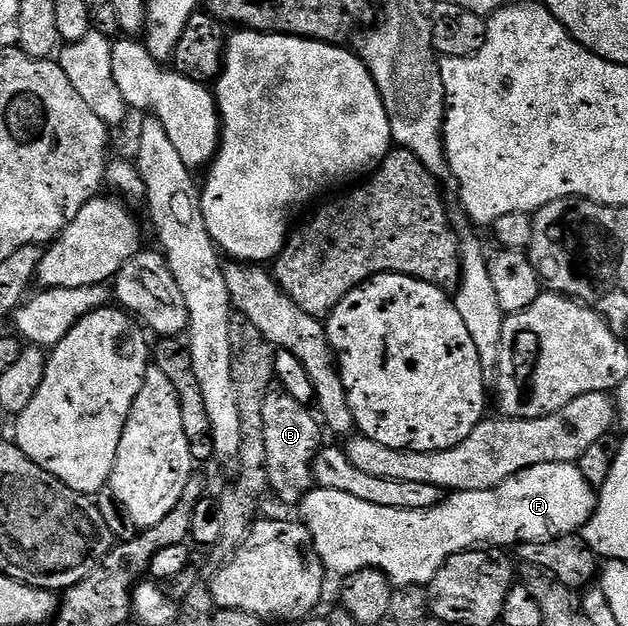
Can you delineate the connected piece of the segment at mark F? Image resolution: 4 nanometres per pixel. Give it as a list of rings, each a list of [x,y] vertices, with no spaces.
[[[556,461],[555,463],[539,463],[539,467],[527,467],[519,475],[515,475],[511,479],[507,479],[499,487],[488,489],[487,491],[467,491],[466,493],[455,493],[446,496],[441,504],[431,507],[430,509],[396,509],[395,507],[378,507],[376,503],[367,503],[363,499],[355,499],[355,495],[346,495],[343,491],[331,491],[330,489],[314,489],[305,496],[299,506],[300,520],[311,531],[311,539],[313,540],[313,550],[319,555],[319,559],[324,563],[326,570],[330,574],[341,573],[340,575],[348,575],[358,573],[364,569],[378,569],[380,573],[386,573],[389,580],[394,586],[404,587],[406,585],[419,585],[428,587],[435,579],[435,575],[447,563],[447,559],[451,559],[455,555],[465,553],[468,549],[478,547],[516,547],[526,545],[527,543],[535,543],[536,541],[553,541],[557,537],[576,534],[578,531],[584,530],[586,523],[593,518],[593,513],[597,510],[598,494],[595,492],[594,486],[581,473],[580,468],[576,464],[567,461]]]

